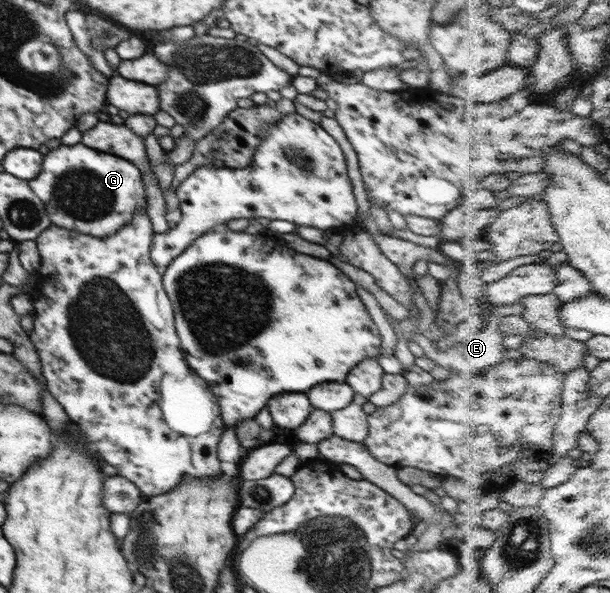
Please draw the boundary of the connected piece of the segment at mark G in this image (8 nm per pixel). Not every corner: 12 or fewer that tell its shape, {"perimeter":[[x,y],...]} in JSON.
{"perimeter":[[82,142],[28,185],[54,226],[99,239],[148,204],[141,169]]}

